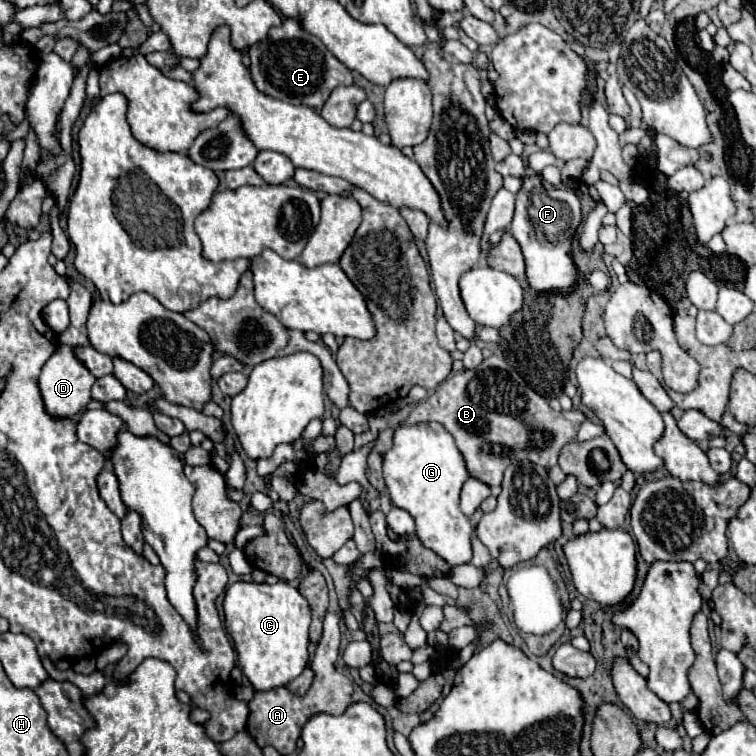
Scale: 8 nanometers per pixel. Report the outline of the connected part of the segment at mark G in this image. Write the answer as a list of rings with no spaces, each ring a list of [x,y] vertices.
[[[421,422],[417,426],[399,424],[393,432],[393,446],[383,458],[383,478],[393,504],[413,516],[423,546],[437,552],[451,566],[471,560],[469,540],[473,526],[459,510],[459,492],[469,474],[465,474],[465,460],[445,426],[439,422]]]

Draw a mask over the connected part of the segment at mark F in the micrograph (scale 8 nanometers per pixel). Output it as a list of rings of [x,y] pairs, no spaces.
[[[527,176],[523,180],[521,190],[517,192],[517,204],[515,204],[515,216],[509,226],[509,234],[519,242],[525,264],[527,264],[527,282],[531,290],[541,292],[553,292],[553,294],[573,294],[573,290],[581,288],[581,284],[595,288],[595,292],[607,292],[609,288],[609,274],[605,272],[591,272],[589,276],[583,276],[579,268],[573,262],[571,254],[571,242],[575,238],[575,230],[581,224],[581,202],[577,194],[559,190],[547,182],[541,182],[541,178]]]

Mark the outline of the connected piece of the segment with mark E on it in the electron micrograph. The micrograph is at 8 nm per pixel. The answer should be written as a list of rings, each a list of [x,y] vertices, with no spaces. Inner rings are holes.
[[[285,18],[283,26],[271,28],[269,38],[269,44],[261,48],[259,56],[257,46],[251,48],[249,70],[257,90],[261,90],[263,94],[295,106],[309,106],[313,110],[321,110],[329,94],[339,84],[353,84],[351,70],[345,64],[341,64],[317,36],[305,32],[297,18]],[[259,68],[269,68],[269,72],[261,72]]]

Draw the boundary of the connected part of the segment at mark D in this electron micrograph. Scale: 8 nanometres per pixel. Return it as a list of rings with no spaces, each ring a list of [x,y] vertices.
[[[59,346],[53,352],[53,356],[45,362],[41,376],[39,376],[39,388],[41,388],[43,400],[45,400],[47,412],[53,416],[69,416],[69,418],[75,416],[91,400],[93,382],[95,382],[93,374],[89,374],[89,370],[85,370],[85,364],[75,356],[75,348]]]

